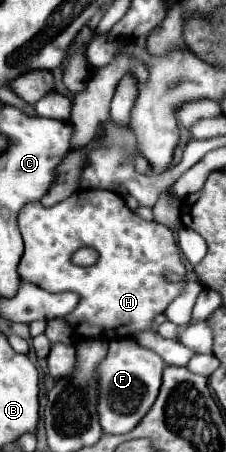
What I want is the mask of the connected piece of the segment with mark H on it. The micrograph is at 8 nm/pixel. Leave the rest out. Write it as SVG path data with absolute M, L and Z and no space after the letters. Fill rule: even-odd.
M77 191L75 197L71 195L69 199L49 209L43 207L41 203L31 203L19 213L19 229L25 241L25 253L19 263L21 277L50 293L72 291L79 295L77 309L67 317L69 323L87 321L91 325L97 325L99 329L123 327L125 335L135 335L137 331L151 329L153 317L163 313L185 285L185 281L171 283L165 277L167 271L179 275L187 273L171 229L137 217L125 205L123 197L113 191ZM83 245L95 247L99 251L99 261L91 267L77 267L69 261L71 253Z

